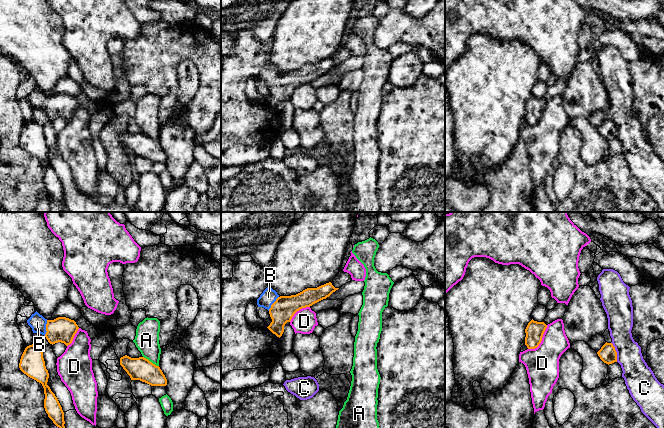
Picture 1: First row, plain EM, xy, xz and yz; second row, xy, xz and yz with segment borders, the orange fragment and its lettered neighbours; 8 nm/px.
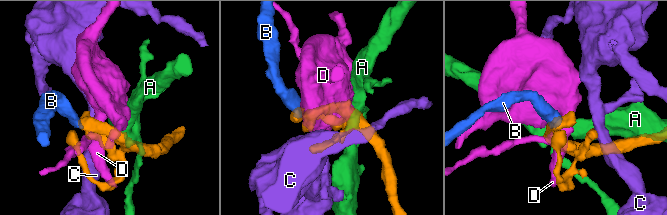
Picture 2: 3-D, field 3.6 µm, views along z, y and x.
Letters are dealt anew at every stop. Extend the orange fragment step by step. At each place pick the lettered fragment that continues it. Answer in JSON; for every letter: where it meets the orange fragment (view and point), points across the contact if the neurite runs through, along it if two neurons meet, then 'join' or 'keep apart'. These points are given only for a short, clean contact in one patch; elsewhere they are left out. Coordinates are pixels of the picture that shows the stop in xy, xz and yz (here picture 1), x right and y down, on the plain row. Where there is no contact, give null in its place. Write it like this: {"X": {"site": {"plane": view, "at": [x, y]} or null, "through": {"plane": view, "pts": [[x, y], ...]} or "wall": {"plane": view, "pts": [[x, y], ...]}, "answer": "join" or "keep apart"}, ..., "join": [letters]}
{"A": {"site": {"plane": "xy", "at": [151, 138]}, "wall": {"plane": "xy", "pts": [[143, 132], [158, 142]]}, "answer": "keep apart"}, "B": {"site": {"plane": "xy", "at": [46, 104]}, "through": {"plane": "xy", "pts": [[62, 105], [46, 104], [37, 98]]}, "answer": "join"}, "C": {"site": {"plane": "yz", "at": [616, 128]}, "wall": {"plane": "yz", "pts": [[611, 118], [616, 128], [617, 137]]}, "answer": "keep apart"}, "D": {"site": {"plane": "yz", "at": [541, 116]}, "wall": {"plane": "yz", "pts": [[547, 101], [541, 118], [536, 123], [528, 125]]}, "answer": "keep apart"}, "join": ["B"]}

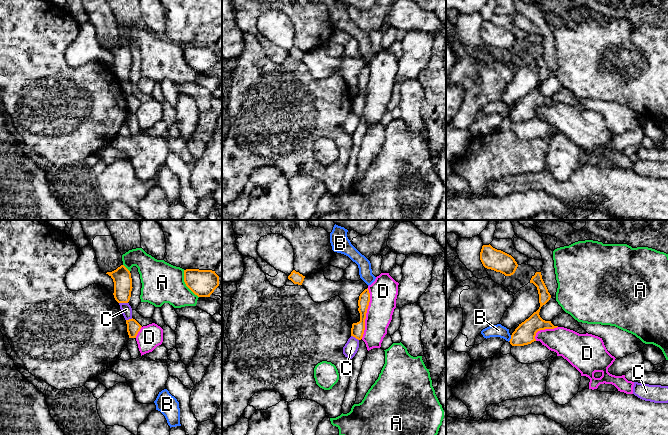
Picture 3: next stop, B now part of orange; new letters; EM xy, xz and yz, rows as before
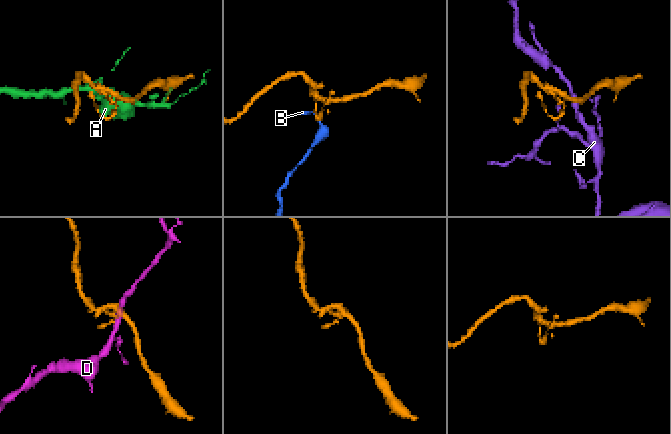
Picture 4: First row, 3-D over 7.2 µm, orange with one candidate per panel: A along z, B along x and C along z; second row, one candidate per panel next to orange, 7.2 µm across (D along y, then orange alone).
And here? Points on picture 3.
{"A": {"site": {"plane": "xy", "at": [185, 59]}, "answer": "keep apart"}, "B": {"site": {"plane": "yz", "at": [511, 114]}, "wall": {"plane": "yz", "pts": [[511, 111], [508, 117]]}, "answer": "keep apart"}, "C": {"site": {"plane": "xy", "at": [123, 78]}, "wall": {"plane": "xy", "pts": [[119, 78], [127, 79]]}, "answer": "keep apart"}, "D": {"site": {"plane": "xz", "at": [366, 88]}, "answer": "keep apart"}, "join": []}

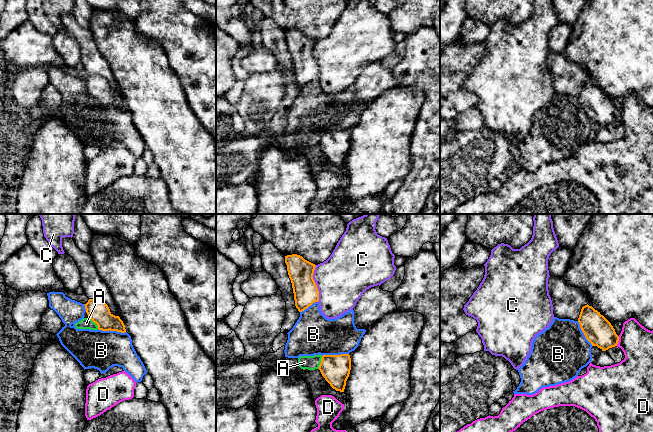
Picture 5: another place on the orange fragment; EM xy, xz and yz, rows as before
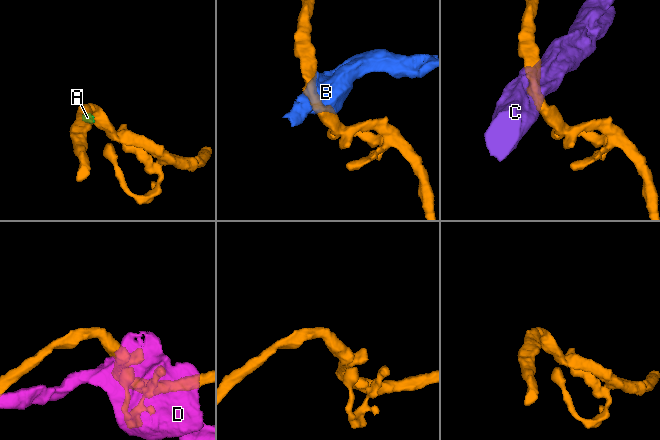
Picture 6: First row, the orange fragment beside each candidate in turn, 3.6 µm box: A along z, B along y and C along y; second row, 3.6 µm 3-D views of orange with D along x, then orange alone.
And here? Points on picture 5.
{"A": {"site": {"plane": "xy", "at": [94, 98]}, "wall": {"plane": "xy", "pts": [[88, 93], [98, 104]]}, "answer": "keep apart"}, "B": {"site": {"plane": "xy", "at": [112, 106]}, "answer": "keep apart"}, "C": {"site": {"plane": "xz", "at": [315, 59]}, "answer": "keep apart"}, "D": {"site": {"plane": "yz", "at": [618, 116]}, "answer": "keep apart"}, "join": []}

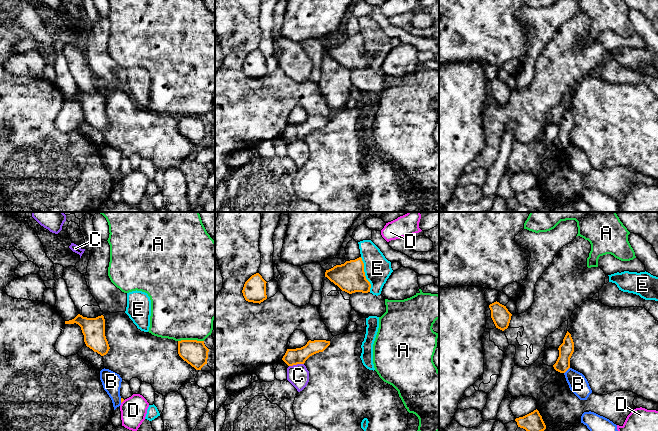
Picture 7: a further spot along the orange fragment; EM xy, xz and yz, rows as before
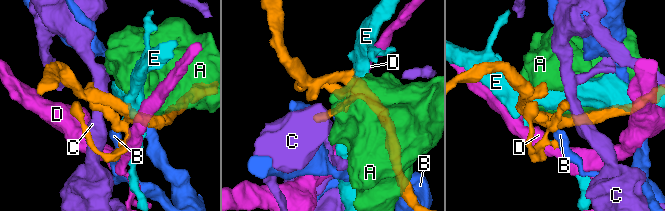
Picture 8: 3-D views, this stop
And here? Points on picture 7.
{"A": {"site": {"plane": "xy", "at": [190, 116]}, "answer": "keep apart"}, "B": {"site": {"plane": "yz", "at": [567, 145]}, "wall": {"plane": "yz", "pts": [[569, 143], [564, 149]]}, "answer": "keep apart"}, "C": {"site": {"plane": "xz", "at": [296, 140]}, "wall": {"plane": "xz", "pts": [[303, 139], [289, 142]]}, "answer": "keep apart"}, "D": {"site": {"plane": "xy", "at": [122, 177]}, "answer": "keep apart"}, "E": {"site": {"plane": "xz", "at": [364, 50]}, "wall": {"plane": "xz", "pts": [[360, 33], [363, 39], [365, 54], [370, 60], [370, 67]]}, "answer": "keep apart"}, "join": []}

